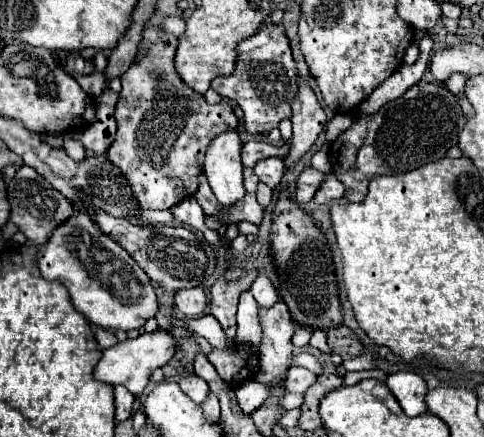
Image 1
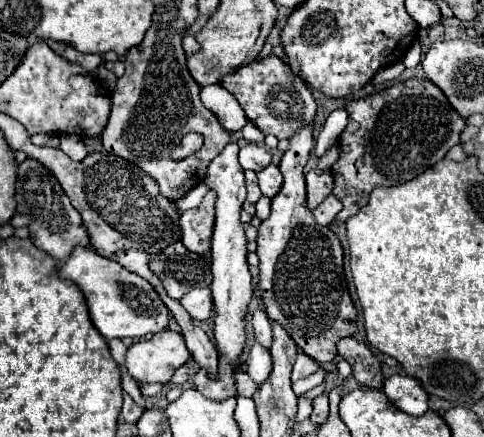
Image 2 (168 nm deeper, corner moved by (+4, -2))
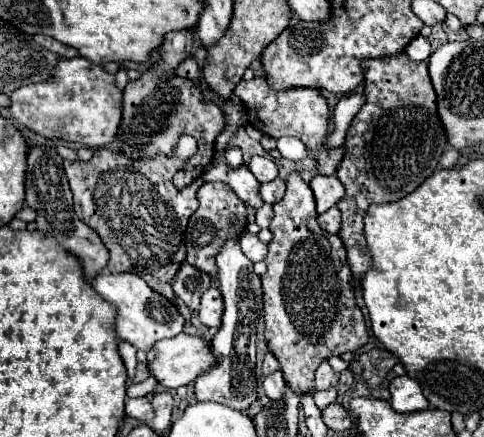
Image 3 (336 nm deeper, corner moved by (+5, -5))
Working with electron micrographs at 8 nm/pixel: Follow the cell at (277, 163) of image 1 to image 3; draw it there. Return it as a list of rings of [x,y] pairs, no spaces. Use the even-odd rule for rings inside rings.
[[[275,178],[273,182],[265,182],[261,184],[261,196],[267,204],[275,204],[283,198],[285,194],[285,182],[281,178]]]

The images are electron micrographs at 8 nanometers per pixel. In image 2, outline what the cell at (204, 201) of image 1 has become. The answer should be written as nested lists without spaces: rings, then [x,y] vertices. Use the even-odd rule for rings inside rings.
[[[208,191],[198,209],[188,209],[180,217],[182,243],[192,253],[198,255],[210,253],[210,239],[214,229],[214,203],[216,203],[216,193]]]

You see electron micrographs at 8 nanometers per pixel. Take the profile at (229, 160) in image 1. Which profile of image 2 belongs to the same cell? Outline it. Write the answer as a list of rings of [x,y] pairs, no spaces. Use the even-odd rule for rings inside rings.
[[[228,143],[222,153],[208,165],[206,173],[206,185],[218,193],[216,201],[216,225],[214,225],[214,235],[212,235],[212,295],[214,295],[214,339],[216,339],[216,349],[218,349],[218,375],[212,379],[208,377],[206,369],[200,369],[194,375],[196,389],[202,395],[208,395],[210,399],[222,401],[238,395],[236,389],[236,363],[238,357],[244,351],[246,345],[246,311],[248,303],[254,295],[254,283],[252,275],[248,271],[248,261],[246,261],[246,233],[244,225],[240,221],[240,211],[242,203],[246,199],[246,185],[244,185],[244,169],[238,163],[238,145]]]

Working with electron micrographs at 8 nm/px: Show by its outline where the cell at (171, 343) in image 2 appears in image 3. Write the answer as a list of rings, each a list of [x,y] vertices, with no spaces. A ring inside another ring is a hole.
[[[177,334],[155,344],[155,358],[147,362],[149,374],[167,390],[187,386],[203,370],[213,366],[213,354],[201,336]]]

